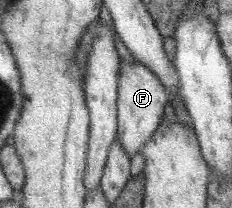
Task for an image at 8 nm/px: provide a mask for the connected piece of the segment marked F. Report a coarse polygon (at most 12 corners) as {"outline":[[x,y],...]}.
{"outline":[[135,59],[118,78],[116,140],[136,155],[163,121],[169,94]]}

